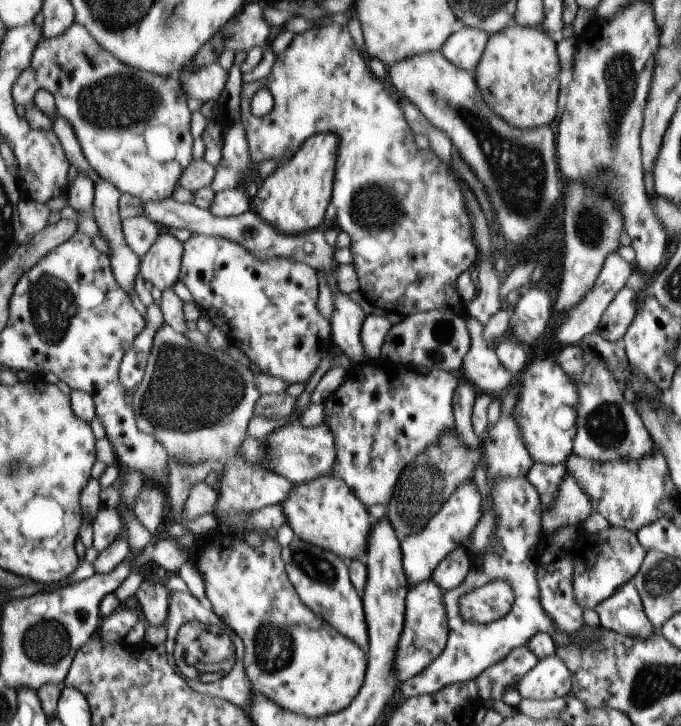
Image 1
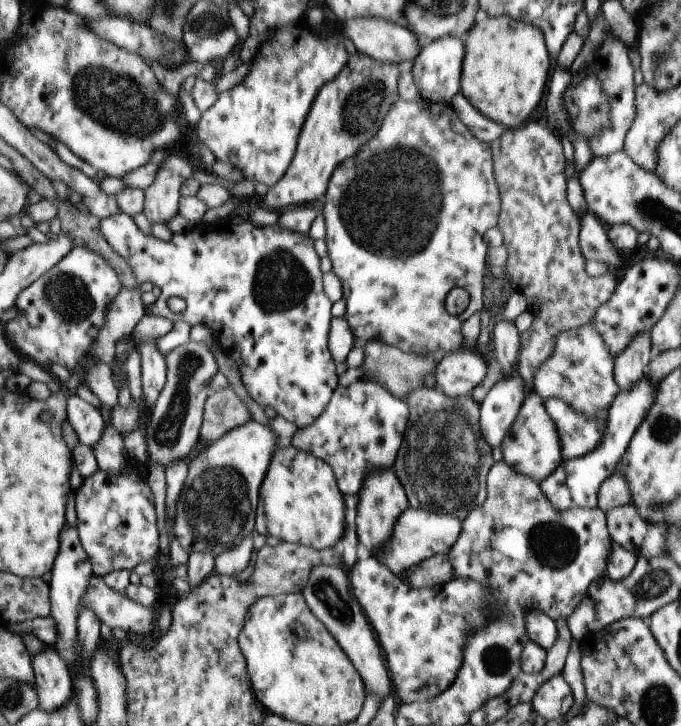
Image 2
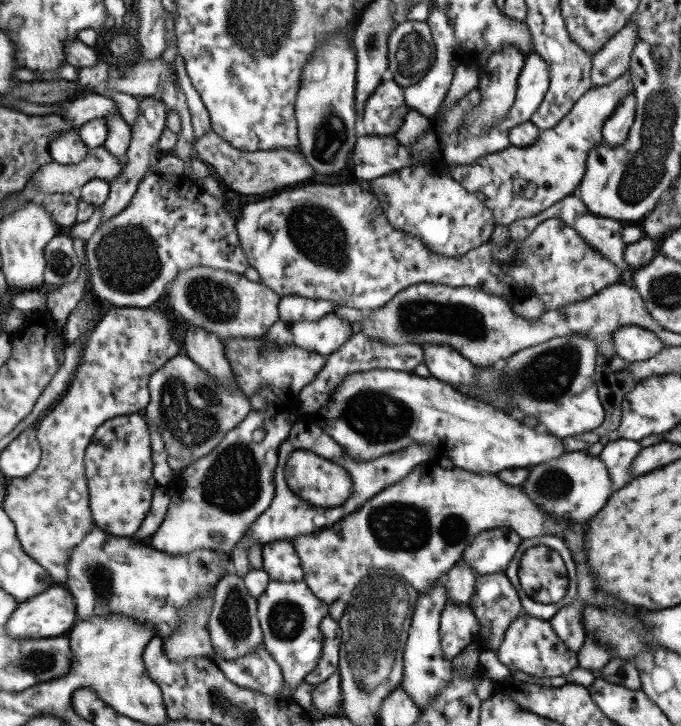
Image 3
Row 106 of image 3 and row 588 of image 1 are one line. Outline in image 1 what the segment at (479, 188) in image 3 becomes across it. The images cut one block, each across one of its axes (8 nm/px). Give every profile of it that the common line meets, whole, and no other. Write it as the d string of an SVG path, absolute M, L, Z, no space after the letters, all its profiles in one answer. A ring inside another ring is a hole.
M607 526L598 532L592 543L565 552L572 560L572 593L575 602L583 609L592 609L599 602L605 600L615 589L631 581L640 567L646 550L639 544L634 532Z

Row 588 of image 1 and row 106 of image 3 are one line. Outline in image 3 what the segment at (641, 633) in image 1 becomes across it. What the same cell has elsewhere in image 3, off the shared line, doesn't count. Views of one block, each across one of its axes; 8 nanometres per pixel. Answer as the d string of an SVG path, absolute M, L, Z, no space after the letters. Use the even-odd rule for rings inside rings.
M627 93L620 102L621 105L603 121L601 127L602 140L611 148L618 146L625 140L627 131L632 125L636 107L633 93Z

